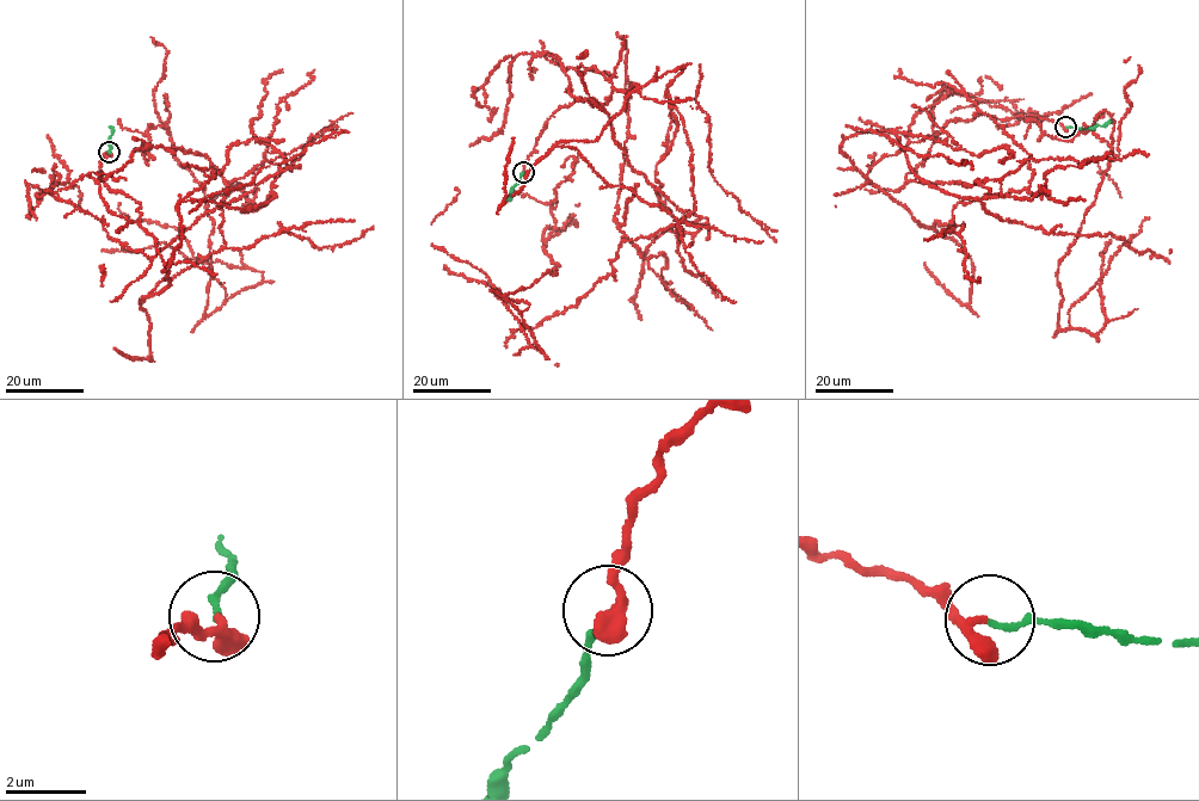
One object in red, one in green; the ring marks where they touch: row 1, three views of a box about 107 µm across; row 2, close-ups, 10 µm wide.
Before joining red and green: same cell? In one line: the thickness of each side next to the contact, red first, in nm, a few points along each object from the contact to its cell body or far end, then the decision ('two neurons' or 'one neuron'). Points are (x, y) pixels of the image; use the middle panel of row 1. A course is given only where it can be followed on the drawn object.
calibres 200 and 140 nm; course red (523, 172), (558, 109), (607, 104), (602, 72), (534, 56), (707, 219), (647, 248), (641, 320); course green (523, 172), (506, 198); one neuron

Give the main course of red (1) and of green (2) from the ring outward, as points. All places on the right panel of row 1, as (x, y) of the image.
1: (1065, 127), (984, 115), (908, 141), (948, 88), (907, 182), (971, 186), (1030, 159), (1148, 154)
2: (1065, 127), (1092, 129), (1111, 121)

